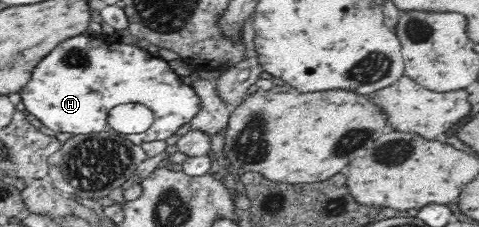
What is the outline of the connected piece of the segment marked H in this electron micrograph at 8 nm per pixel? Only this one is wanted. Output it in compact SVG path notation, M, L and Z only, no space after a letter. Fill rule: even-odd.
M79 34L65 39L61 45L54 47L33 68L30 80L20 89L20 97L25 112L34 115L45 127L56 131L56 133L71 133L79 135L86 133L101 133L113 130L107 121L107 113L123 103L140 103L151 109L154 121L151 127L143 133L127 134L135 144L146 141L164 140L173 135L181 125L189 123L193 116L199 111L200 99L189 81L179 77L164 60L151 57L147 50L141 51L134 45L125 44L119 49L119 55L115 53L109 63L97 63L97 61L109 61L109 53L97 47L97 39L91 39L89 35Z

